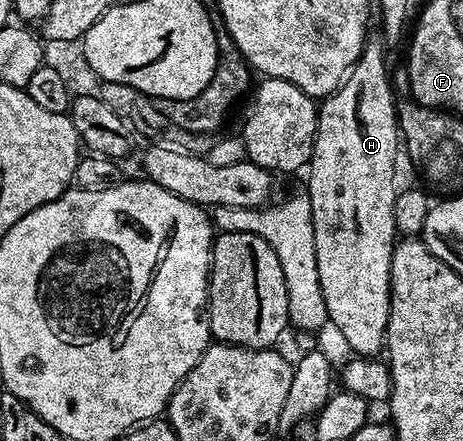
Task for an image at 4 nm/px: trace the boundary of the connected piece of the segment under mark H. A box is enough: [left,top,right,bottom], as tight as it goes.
[307,40,399,358]

